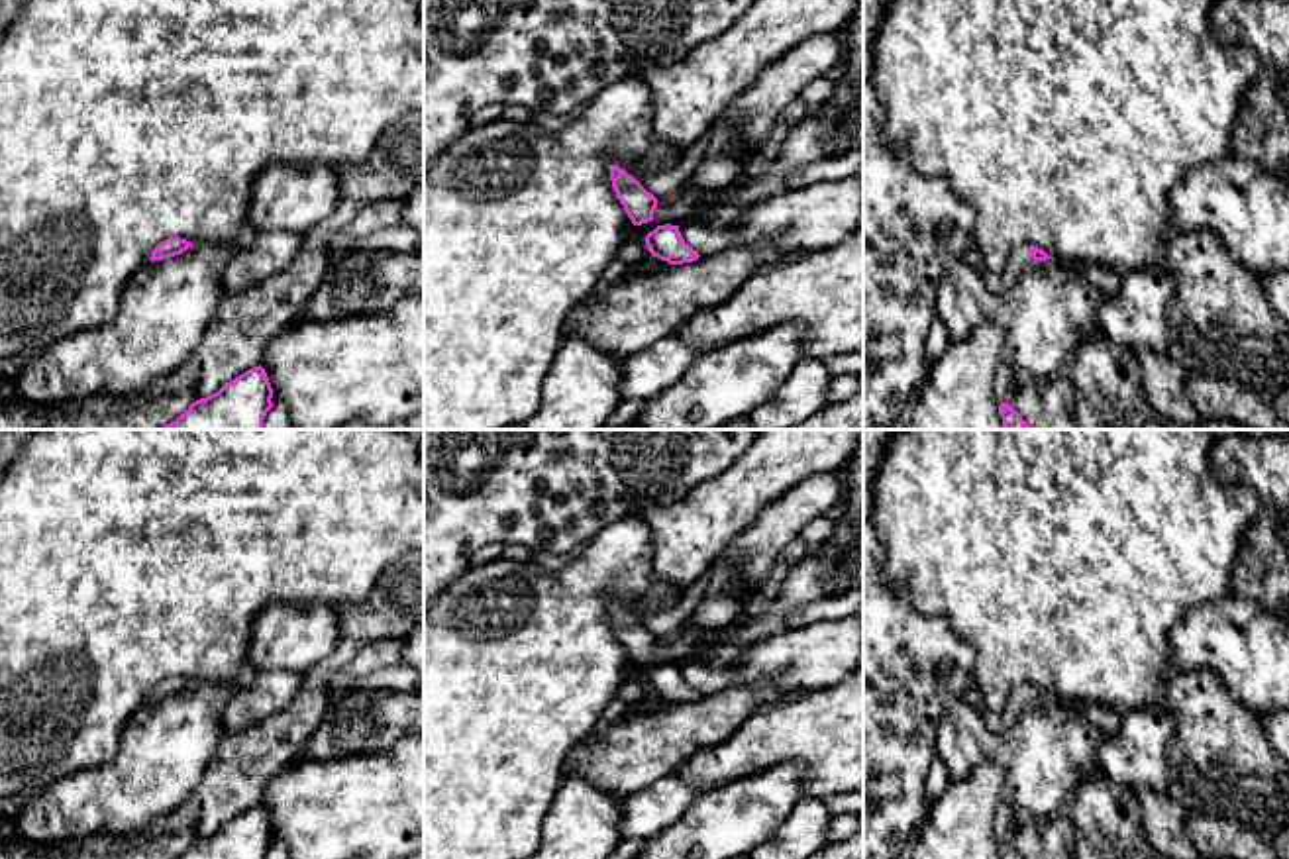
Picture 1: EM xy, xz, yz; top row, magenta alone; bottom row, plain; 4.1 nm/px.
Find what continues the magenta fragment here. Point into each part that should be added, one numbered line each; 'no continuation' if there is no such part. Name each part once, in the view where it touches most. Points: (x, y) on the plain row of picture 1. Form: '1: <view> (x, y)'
1: yz (999, 722)

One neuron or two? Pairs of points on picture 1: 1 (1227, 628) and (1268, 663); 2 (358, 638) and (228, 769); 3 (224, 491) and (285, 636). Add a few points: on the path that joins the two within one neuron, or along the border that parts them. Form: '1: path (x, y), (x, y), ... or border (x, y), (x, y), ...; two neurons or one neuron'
1: path (1237, 638), (1258, 656); one neuron
2: path (322, 675), (316, 681), (314, 699), (265, 748); one neuron
3: border (318, 603), (265, 606), (254, 618), (248, 646); two neurons

